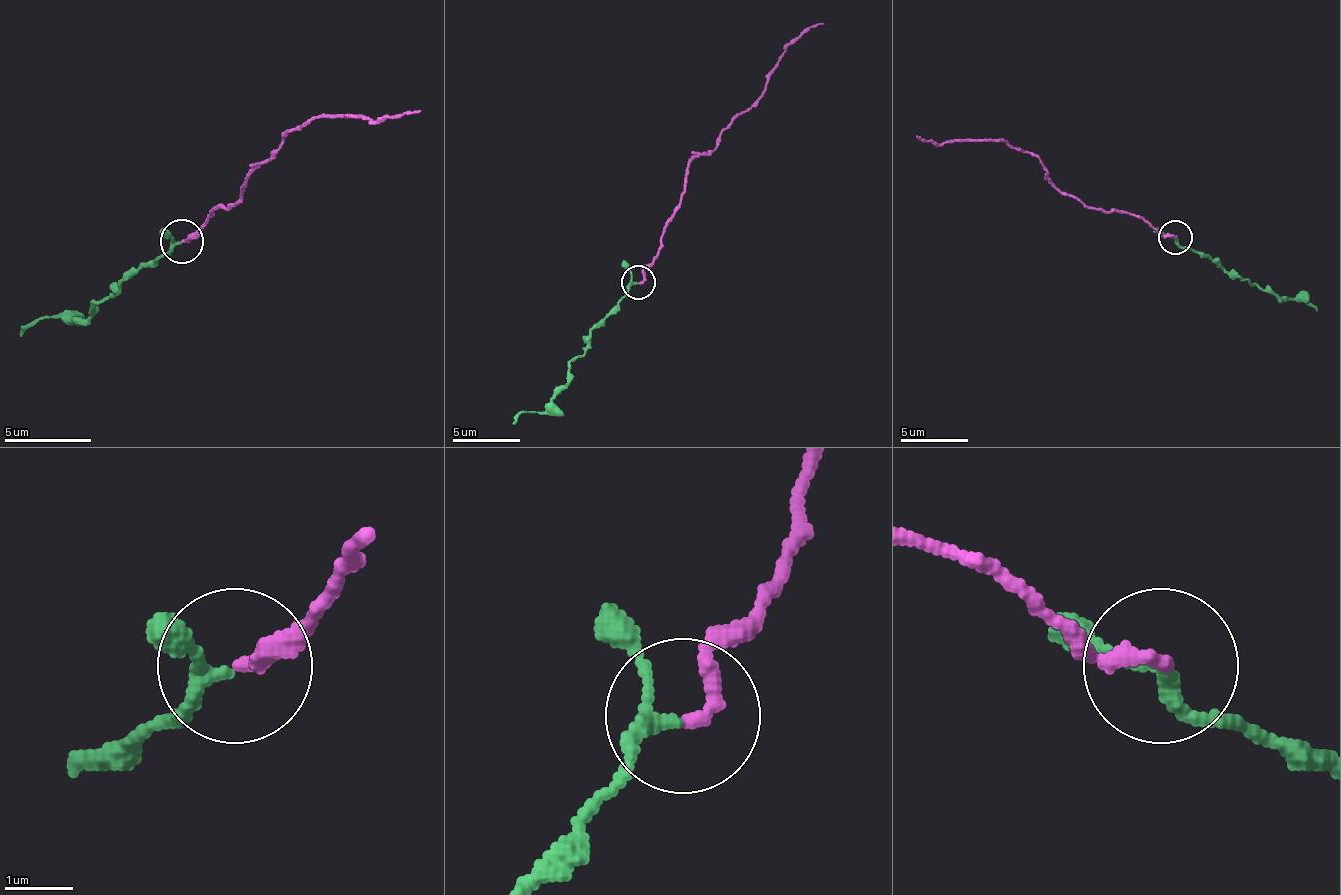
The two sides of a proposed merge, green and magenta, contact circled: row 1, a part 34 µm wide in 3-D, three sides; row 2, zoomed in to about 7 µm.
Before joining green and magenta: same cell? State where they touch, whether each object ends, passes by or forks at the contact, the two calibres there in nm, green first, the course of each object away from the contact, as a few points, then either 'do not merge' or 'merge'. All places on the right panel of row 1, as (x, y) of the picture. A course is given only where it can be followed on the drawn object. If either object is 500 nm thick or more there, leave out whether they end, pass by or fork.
(1175, 237) | green passes by | magenta ends | 180/220 nm | green via (1176, 240), (1206, 253), (1223, 270), (1236, 273), (1280, 297), (1304, 297), (1317, 310) | magenta via (1176, 236), (1162, 236), (1142, 219), (1064, 196), (1027, 152), (990, 142), (936, 145), (916, 135) | merge

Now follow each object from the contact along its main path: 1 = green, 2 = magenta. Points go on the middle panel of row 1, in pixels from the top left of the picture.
1: (639, 283), (592, 330), (592, 343), (571, 364), (565, 387), (541, 411), (528, 411), (514, 424)
2: (639, 283), (642, 269), (659, 249), (686, 171), (760, 97), (767, 73), (791, 43), (825, 23)

